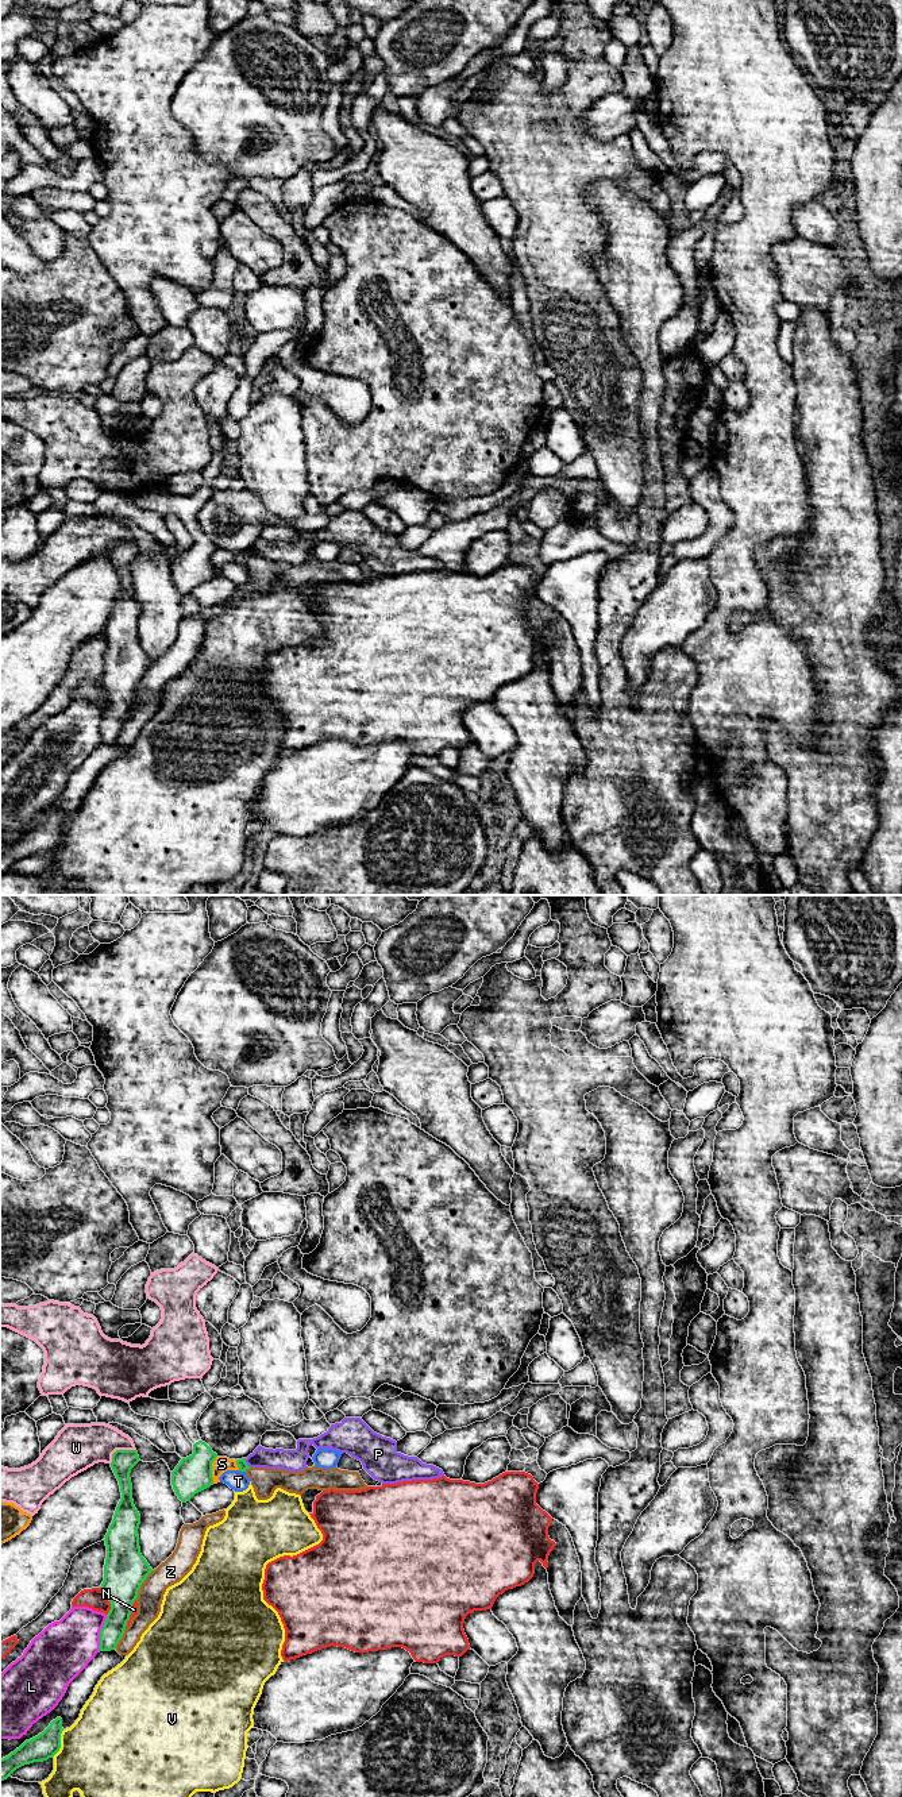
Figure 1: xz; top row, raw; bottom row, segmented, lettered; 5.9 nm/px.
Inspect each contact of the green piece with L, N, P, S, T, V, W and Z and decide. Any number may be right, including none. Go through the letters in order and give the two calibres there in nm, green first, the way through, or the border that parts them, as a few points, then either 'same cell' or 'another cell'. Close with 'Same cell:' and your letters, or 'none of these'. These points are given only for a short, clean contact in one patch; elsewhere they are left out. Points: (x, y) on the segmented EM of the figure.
L: 160/340 nm | another cell
N: 240/50 nm | another cell
P: 60/130 nm | along xz (245, 1458), (250, 1466) | another cell
S: 220/100 nm | along xz (216, 1456), (212, 1462), (212, 1483) | another cell
T: 60/120 nm | along xz (239, 1469), (245, 1472) | another cell
V: 160/480 nm | another cell
W: 140/280 nm | another cell
Z: 260/150 nm | another cell
Same cell: none of these

